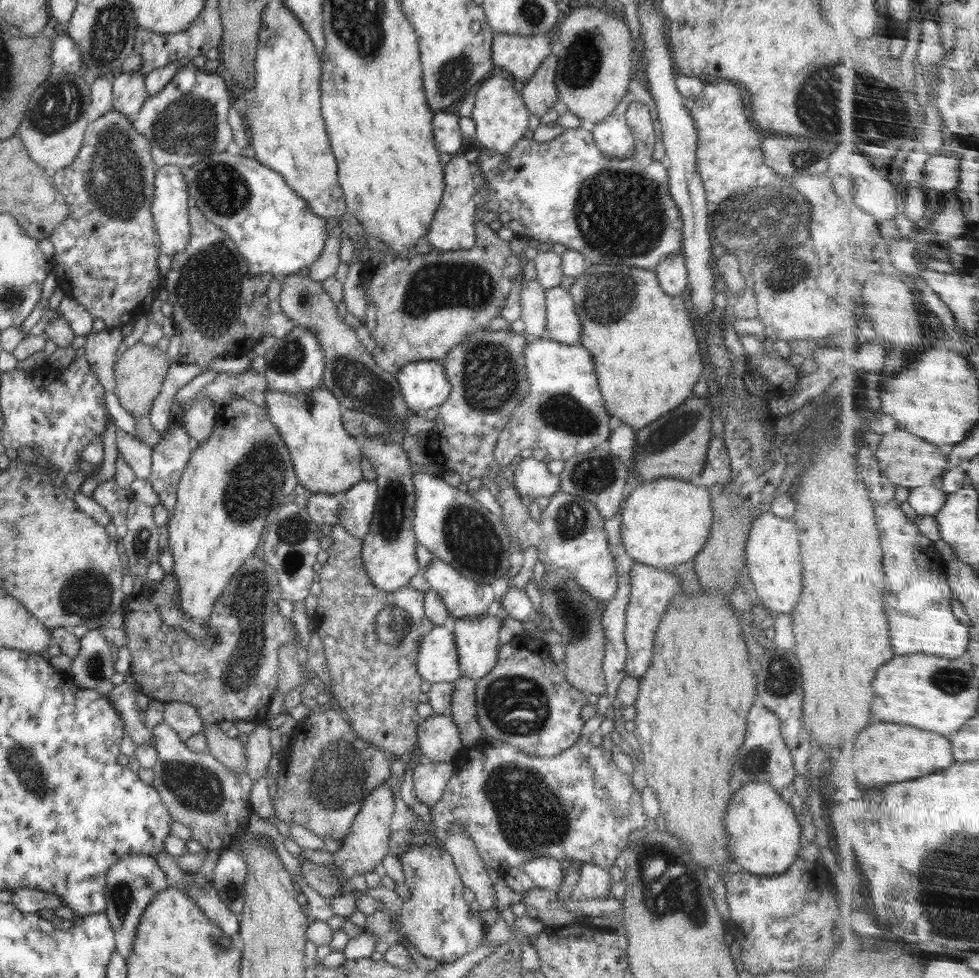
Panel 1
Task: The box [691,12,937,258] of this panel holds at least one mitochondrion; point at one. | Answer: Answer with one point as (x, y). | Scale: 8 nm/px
(824, 109)

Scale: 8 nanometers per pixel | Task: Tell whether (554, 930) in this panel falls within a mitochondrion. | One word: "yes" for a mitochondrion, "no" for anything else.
no

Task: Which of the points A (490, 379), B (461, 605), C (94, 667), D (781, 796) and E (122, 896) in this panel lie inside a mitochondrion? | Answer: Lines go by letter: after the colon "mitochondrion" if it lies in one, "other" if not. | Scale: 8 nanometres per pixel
A: mitochondrion
B: other
C: mitochondrion
D: other
E: mitochondrion

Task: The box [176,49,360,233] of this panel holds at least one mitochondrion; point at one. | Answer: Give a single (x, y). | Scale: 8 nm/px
(223, 191)

